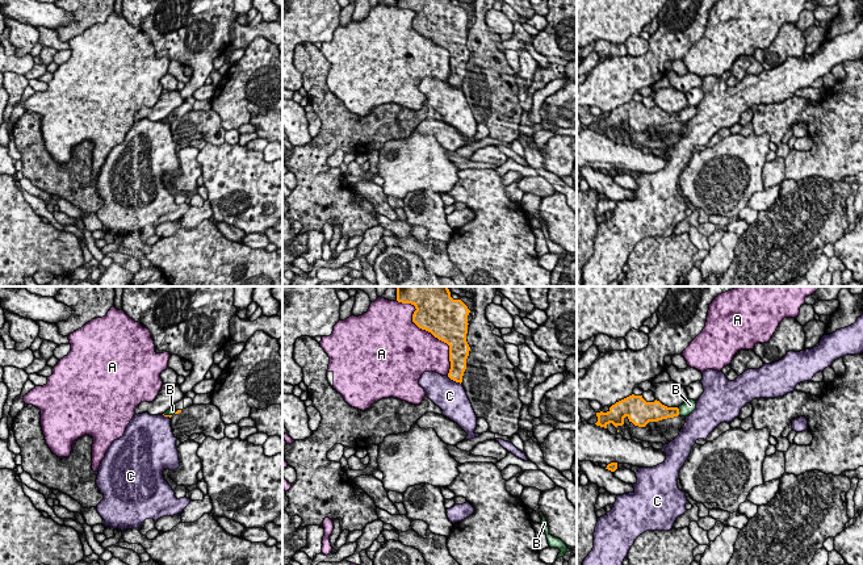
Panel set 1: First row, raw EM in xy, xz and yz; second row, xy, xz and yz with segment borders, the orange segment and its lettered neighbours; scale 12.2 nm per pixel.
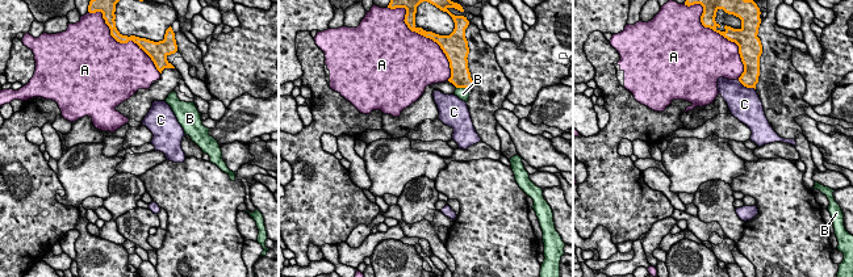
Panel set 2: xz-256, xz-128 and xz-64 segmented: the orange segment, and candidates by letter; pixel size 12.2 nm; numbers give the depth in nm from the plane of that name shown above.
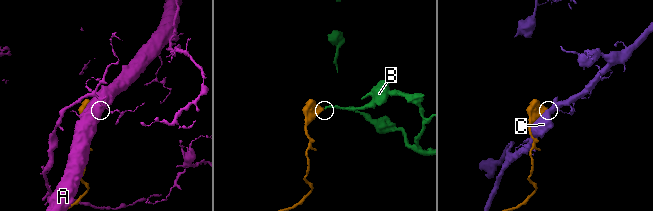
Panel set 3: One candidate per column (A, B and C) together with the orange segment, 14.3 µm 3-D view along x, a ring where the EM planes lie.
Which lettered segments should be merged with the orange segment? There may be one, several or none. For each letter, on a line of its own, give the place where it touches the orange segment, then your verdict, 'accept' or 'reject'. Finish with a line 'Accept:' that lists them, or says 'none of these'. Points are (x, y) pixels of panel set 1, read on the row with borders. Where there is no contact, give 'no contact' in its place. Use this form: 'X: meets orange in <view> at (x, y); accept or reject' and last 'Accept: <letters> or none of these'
A: meets orange in xz at (428, 331); reject
B: meets orange in yz at (678, 411); accept
C: meets orange in xz at (453, 380); reject
Accept: B

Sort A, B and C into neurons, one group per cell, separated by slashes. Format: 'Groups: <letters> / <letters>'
Groups: A / B / C

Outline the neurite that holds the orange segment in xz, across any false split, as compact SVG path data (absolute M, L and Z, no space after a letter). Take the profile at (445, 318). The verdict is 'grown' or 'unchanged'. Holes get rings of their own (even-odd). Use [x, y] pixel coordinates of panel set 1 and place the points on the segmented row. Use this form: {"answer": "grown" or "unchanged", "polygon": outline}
{"answer": "unchanged", "polygon": "M397 286L397 301L415 306L412 322L449 346L451 369L448 377L462 382L470 347L466 342L468 315L470 310L461 300L453 300L448 286Z"}

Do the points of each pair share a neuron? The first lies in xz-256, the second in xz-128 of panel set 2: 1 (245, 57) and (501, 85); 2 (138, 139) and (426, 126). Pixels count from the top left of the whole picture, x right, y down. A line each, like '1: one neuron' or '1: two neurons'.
1: two neurons
2: one neuron

